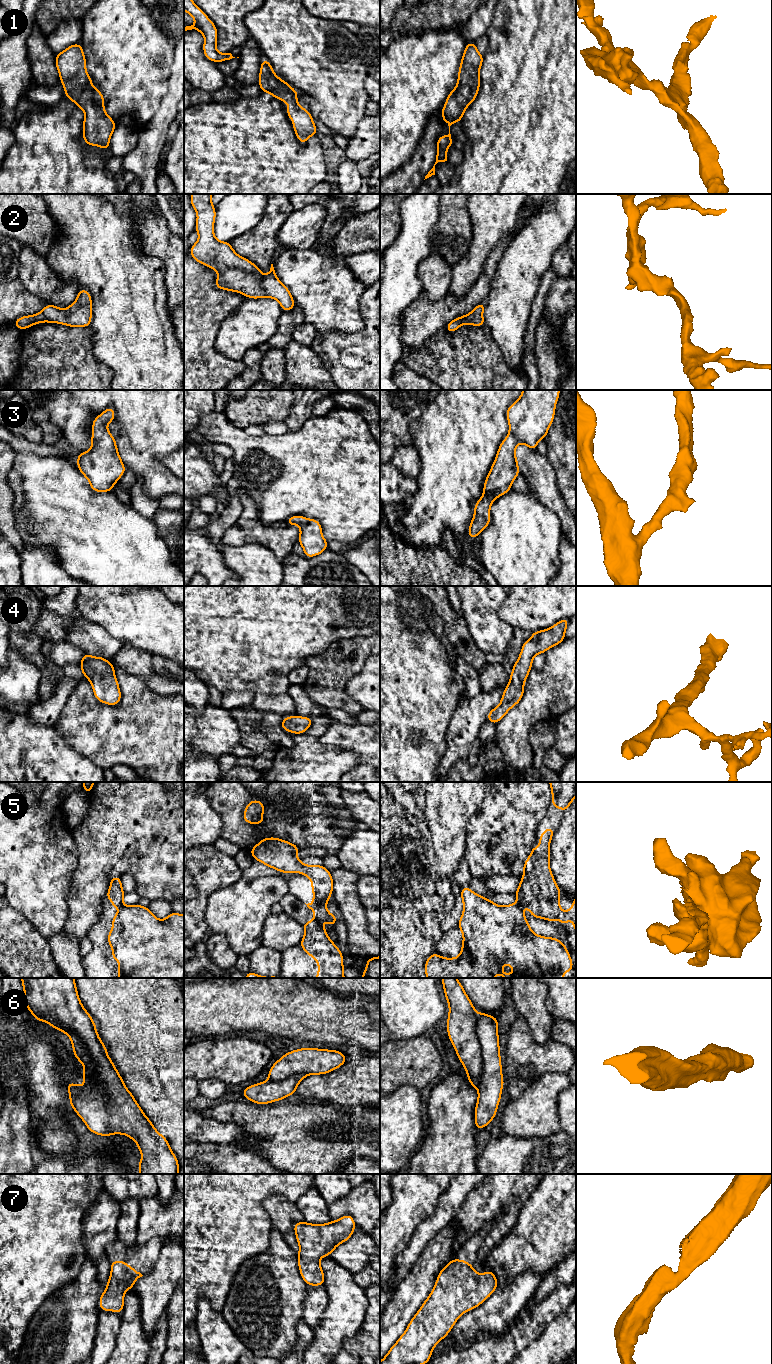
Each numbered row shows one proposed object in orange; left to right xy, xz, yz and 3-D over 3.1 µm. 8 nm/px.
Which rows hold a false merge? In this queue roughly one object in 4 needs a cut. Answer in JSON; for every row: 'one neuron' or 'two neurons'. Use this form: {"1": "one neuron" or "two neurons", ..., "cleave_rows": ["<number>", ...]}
{"1": "one neuron", "2": "one neuron", "3": "one neuron", "4": "one neuron", "5": "two neurons", "6": "two neurons", "7": "one neuron", "cleave_rows": ["5", "6"]}

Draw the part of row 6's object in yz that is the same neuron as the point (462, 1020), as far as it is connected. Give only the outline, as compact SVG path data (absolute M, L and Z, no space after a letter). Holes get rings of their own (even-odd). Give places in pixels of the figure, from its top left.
M441 978L449 1006L447 1033L472 1087L478 1088L482 1054L478 1038L478 1013L457 978Z

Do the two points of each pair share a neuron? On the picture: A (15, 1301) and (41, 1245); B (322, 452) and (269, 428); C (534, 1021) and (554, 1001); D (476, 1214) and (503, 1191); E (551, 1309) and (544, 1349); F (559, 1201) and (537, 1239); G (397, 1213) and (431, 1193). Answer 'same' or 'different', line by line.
A: same
B: different
C: different
D: same
E: different
F: same
G: same

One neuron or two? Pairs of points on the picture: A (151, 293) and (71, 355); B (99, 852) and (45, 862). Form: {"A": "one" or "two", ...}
{"A": "two", "B": "two"}

